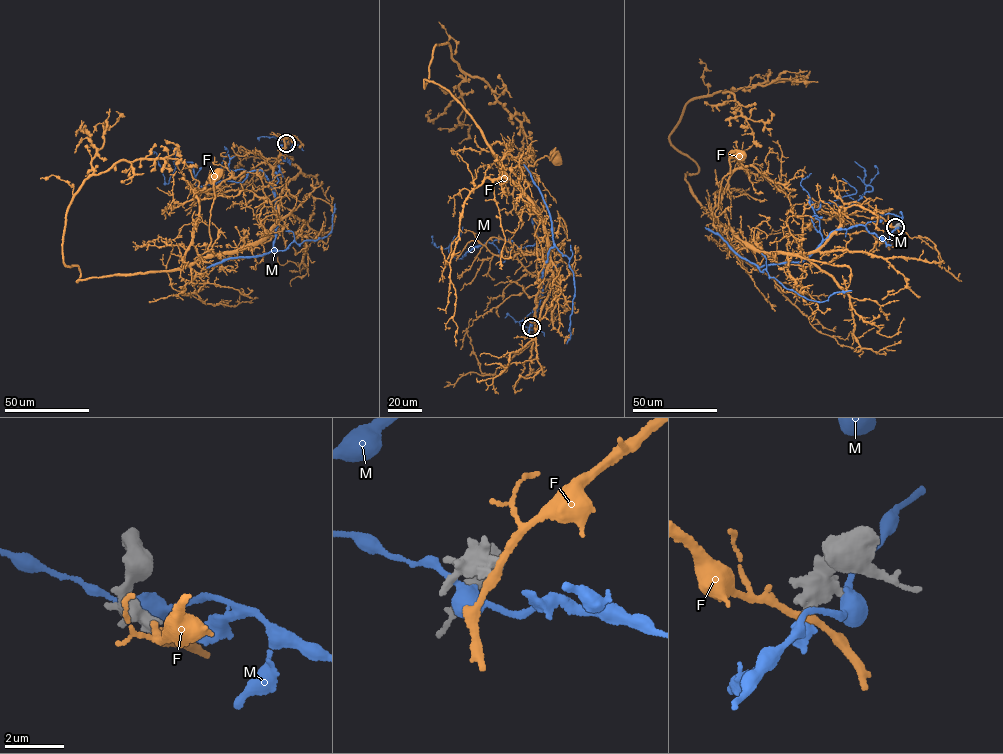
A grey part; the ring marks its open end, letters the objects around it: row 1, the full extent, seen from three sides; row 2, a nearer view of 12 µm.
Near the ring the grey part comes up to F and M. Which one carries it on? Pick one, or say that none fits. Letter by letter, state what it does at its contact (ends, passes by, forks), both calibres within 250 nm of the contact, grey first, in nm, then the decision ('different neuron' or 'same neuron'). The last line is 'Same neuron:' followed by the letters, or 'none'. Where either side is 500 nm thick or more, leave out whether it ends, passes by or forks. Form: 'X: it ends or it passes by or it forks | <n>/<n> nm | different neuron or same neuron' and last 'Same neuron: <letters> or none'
F: it passes by | 320/240 nm | different neuron
M: it passes by | 480/360 nm | different neuron
Same neuron: none

